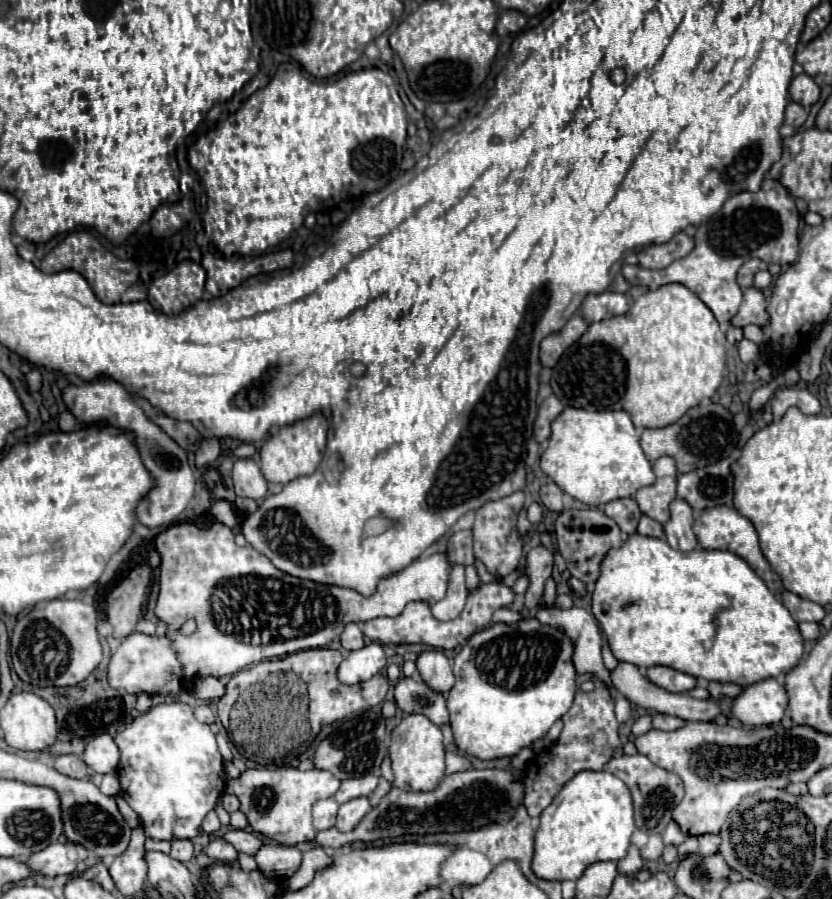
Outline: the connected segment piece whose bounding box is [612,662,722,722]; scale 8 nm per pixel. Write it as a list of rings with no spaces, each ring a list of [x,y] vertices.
[[[620,662],[618,668],[612,672],[612,682],[614,682],[616,690],[620,694],[624,694],[630,702],[634,702],[638,706],[644,706],[648,710],[654,710],[654,712],[672,714],[672,716],[678,716],[682,720],[698,720],[698,722],[712,722],[722,714],[716,700],[696,700],[690,694],[674,694],[674,692],[668,692],[668,690],[662,690],[660,686],[652,684],[644,674],[640,674],[640,670],[634,664]]]

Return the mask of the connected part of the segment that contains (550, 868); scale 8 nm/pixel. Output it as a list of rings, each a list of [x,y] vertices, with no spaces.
[[[584,770],[566,782],[554,802],[540,814],[532,870],[544,880],[578,880],[594,862],[622,860],[634,830],[634,808],[628,786],[608,770]]]

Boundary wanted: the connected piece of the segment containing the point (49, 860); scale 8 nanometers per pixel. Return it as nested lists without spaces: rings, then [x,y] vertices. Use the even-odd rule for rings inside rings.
[[[54,842],[46,846],[44,850],[32,854],[24,860],[24,864],[42,876],[60,876],[60,874],[72,874],[76,866],[88,856],[88,850],[74,844],[74,842]]]

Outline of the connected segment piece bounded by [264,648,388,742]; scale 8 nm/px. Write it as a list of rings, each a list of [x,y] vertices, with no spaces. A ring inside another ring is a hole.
[[[316,648],[316,650],[304,650],[304,656],[300,658],[300,654],[294,654],[292,660],[290,658],[280,658],[280,660],[272,660],[272,662],[264,662],[266,668],[272,668],[272,672],[278,672],[278,670],[292,670],[296,676],[304,676],[302,680],[308,684],[309,695],[309,723],[311,726],[310,742],[312,742],[318,732],[322,730],[322,726],[330,724],[330,722],[336,722],[336,720],[342,720],[350,714],[354,714],[359,711],[364,711],[372,708],[372,706],[378,706],[386,692],[388,692],[388,678],[384,674],[376,674],[374,678],[362,682],[362,684],[356,684],[356,686],[346,686],[338,680],[338,666],[342,662],[342,654],[340,650],[330,650],[330,648]]]

